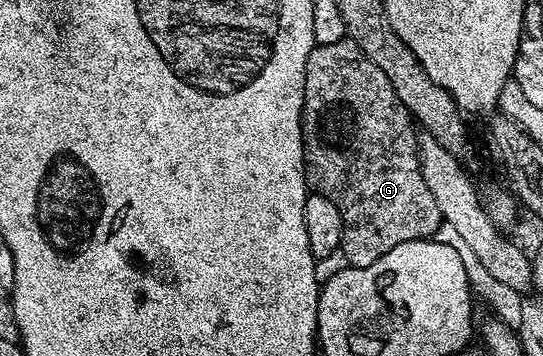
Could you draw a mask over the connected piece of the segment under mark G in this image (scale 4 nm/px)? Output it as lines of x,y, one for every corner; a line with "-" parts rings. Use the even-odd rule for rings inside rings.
346,39
339,43
314,44
311,55
305,64
305,102
301,108
301,138
305,144
305,176
308,188
312,192
321,193
327,199
331,199
331,203
335,203
335,207
339,207
339,215
343,215
343,239
340,248
347,257
348,268
371,267
371,263
375,263
375,259
387,255
387,251
391,251
391,247
399,247
399,243
423,241
438,236
437,228
442,228
443,222
439,206
435,203
430,188
427,187
419,163
418,132
419,129
413,116
407,111
407,107
403,107
399,95
395,95
395,87
391,87
391,79
387,79
387,75
383,75
383,71
379,71
379,67
375,67
375,63
371,63
371,59
367,59
365,52
356,43

